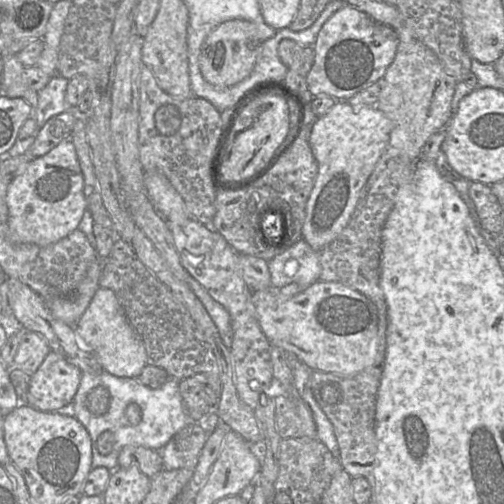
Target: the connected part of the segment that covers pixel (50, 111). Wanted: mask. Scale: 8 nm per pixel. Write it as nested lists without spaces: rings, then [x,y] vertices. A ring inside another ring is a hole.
[[[56,74],[51,77],[43,89],[38,91],[38,105],[33,110],[33,117],[38,129],[50,118],[64,112],[71,112],[85,123],[85,114],[81,114],[78,107],[69,107],[65,102],[67,84],[67,79]]]

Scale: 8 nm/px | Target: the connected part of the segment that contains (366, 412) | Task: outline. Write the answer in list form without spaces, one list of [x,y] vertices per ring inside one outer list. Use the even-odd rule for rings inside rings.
[[[378,352],[373,366],[352,377],[313,371],[309,386],[321,410],[333,425],[340,450],[340,462],[351,478],[363,477],[369,484],[376,484],[375,435],[376,399],[383,368],[383,353]]]

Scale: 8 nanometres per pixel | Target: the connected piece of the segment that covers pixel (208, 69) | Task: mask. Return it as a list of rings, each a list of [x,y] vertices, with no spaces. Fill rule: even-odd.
[[[234,19],[220,24],[201,46],[199,67],[203,77],[210,84],[221,87],[243,81],[251,74],[262,43],[257,26],[250,21]]]

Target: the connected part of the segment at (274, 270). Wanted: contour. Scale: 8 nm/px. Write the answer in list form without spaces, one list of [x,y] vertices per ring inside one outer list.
[[[300,239],[267,262],[273,287],[296,283],[301,291],[321,281],[320,251]]]

